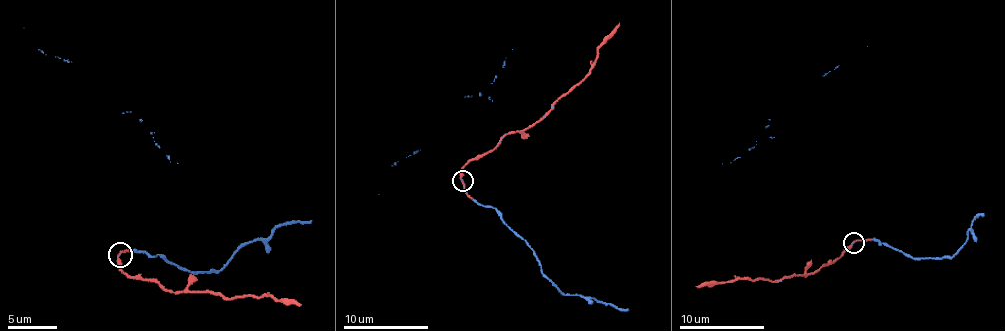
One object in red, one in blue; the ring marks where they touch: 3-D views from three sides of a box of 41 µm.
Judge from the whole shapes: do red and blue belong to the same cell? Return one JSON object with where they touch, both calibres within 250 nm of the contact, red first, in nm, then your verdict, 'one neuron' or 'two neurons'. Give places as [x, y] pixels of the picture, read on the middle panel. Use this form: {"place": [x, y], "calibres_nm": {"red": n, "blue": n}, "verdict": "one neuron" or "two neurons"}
{"place": [462, 180], "calibres_nm": {"red": 180, "blue": 70}, "verdict": "one neuron"}

